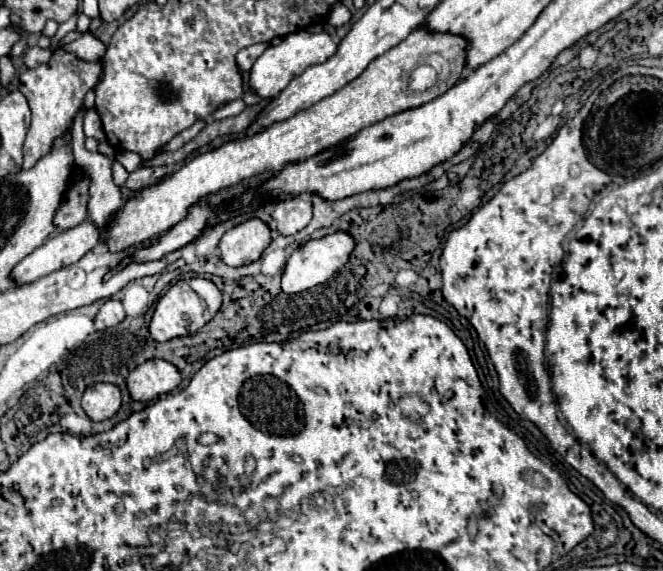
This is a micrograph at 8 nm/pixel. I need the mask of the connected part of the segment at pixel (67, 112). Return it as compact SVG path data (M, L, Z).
M58 48L52 52L46 64L40 64L38 68L20 74L18 90L26 96L32 110L32 122L24 142L24 164L22 164L24 170L32 168L44 154L48 154L52 148L52 140L70 128L78 108L82 106L86 92L96 86L100 72L102 72L100 62L84 62L74 52Z

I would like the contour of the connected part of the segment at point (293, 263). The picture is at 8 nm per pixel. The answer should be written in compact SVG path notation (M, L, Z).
M334 232L320 240L308 240L306 244L298 246L288 258L286 270L282 276L282 290L286 294L298 294L326 282L338 268L342 268L348 262L352 250L354 250L354 238L348 232Z

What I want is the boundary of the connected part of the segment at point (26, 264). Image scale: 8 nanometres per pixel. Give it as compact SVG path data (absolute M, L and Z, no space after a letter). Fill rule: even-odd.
M88 220L82 222L82 224L78 224L78 226L74 226L74 228L70 228L70 230L66 230L66 232L56 232L56 234L52 234L40 248L36 248L36 250L34 250L32 254L28 254L22 262L18 262L18 264L14 266L14 272L10 274L10 278L14 280L16 286L30 284L30 282L38 280L38 278L42 278L42 276L48 276L50 272L56 272L58 268L66 268L66 266L78 262L86 252L90 252L90 250L98 244L98 240L100 240L100 232L98 232L98 228L96 228L92 222L88 222Z

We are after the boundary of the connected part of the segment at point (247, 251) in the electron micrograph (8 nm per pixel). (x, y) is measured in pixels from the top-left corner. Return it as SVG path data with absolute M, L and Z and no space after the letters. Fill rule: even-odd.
M260 218L236 224L220 238L220 256L228 266L244 266L258 260L270 244L270 228Z

